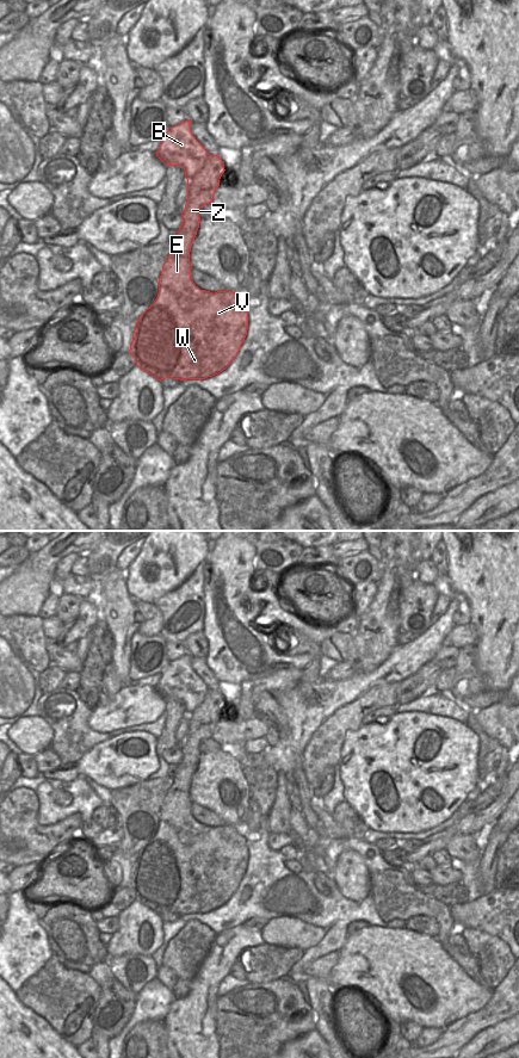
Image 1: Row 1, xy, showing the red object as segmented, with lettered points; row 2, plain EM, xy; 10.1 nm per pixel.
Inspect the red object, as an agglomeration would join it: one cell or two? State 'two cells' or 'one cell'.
two cells

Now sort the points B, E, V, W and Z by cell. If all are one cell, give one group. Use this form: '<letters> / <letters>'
B / E V W Z

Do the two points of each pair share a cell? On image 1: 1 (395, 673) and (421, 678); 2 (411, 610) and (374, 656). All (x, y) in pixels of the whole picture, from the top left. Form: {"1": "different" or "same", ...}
{"1": "different", "2": "different"}

